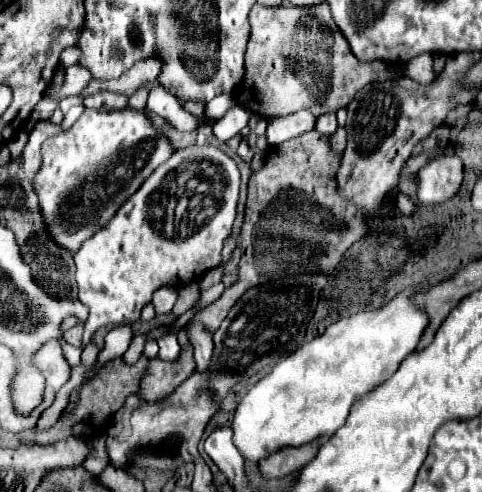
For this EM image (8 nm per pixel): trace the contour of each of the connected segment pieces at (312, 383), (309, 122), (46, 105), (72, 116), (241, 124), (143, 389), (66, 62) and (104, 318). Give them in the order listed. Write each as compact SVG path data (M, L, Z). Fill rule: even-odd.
M407 288L379 310L359 312L333 322L321 336L297 348L293 354L283 358L263 380L259 380L239 402L231 426L233 444L243 454L243 458L259 464L259 460L265 460L277 448L301 446L319 436L331 436L335 430L339 430L345 424L353 404L383 384L391 374L395 374L401 360L415 350L421 332L427 326L427 314L411 304L413 294L415 290Z
M299 110L295 114L283 116L283 118L273 118L267 124L267 140L271 146L281 144L307 130L313 130L315 122L317 122L317 116L313 116L309 110Z
M43 96L43 100L39 100L35 112L31 112L31 118L29 118L29 122L27 122L27 130L31 130L35 122L49 120L51 114L53 114L57 108L59 108L57 100L53 100L53 98L49 98L49 96Z
M77 104L77 106L73 106L67 114L65 114L65 118L63 118L63 122L61 122L61 126L63 126L63 130L67 130L67 128L71 128L73 124L75 124L75 120L83 114L83 110L85 110L85 106L83 104Z
M235 104L221 120L217 120L217 122L213 124L213 132L215 132L215 136L217 136L221 142L227 142L231 136L239 134L239 132L247 126L249 118L251 118L251 112L249 112L245 106Z
M179 330L179 344L181 344L181 358L175 364L167 364L159 358L149 362L149 368L145 370L141 384L139 384L139 392L137 398L153 404L159 400L165 400L167 396L171 396L171 392L175 392L175 388L185 382L193 370L195 370L195 360L193 360L193 344L187 338L185 330Z
M71 46L71 48L65 48L65 50L63 50L63 54L61 54L61 64L67 68L67 66L71 66L71 64L77 64L79 58L81 58L81 48Z
M213 144L179 148L167 162L163 162L143 184L129 196L129 200L115 212L115 216L95 236L83 242L75 252L79 300L89 308L89 320L85 322L82 336L84 348L97 328L105 324L131 324L139 320L145 304L151 302L153 292L159 286L189 284L199 280L207 270L221 262L221 248L233 232L239 202L239 166L231 156L221 152Z

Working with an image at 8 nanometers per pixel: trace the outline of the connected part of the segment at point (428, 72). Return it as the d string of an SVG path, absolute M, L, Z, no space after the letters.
M431 54L415 56L415 60L409 60L405 64L405 74L419 84L431 84L431 80L437 78L433 70L433 56Z

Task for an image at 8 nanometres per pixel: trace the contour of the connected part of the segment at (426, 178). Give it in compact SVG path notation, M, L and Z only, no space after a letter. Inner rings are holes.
M445 154L431 160L419 170L417 198L425 206L435 206L451 200L463 182L463 164L457 154Z

